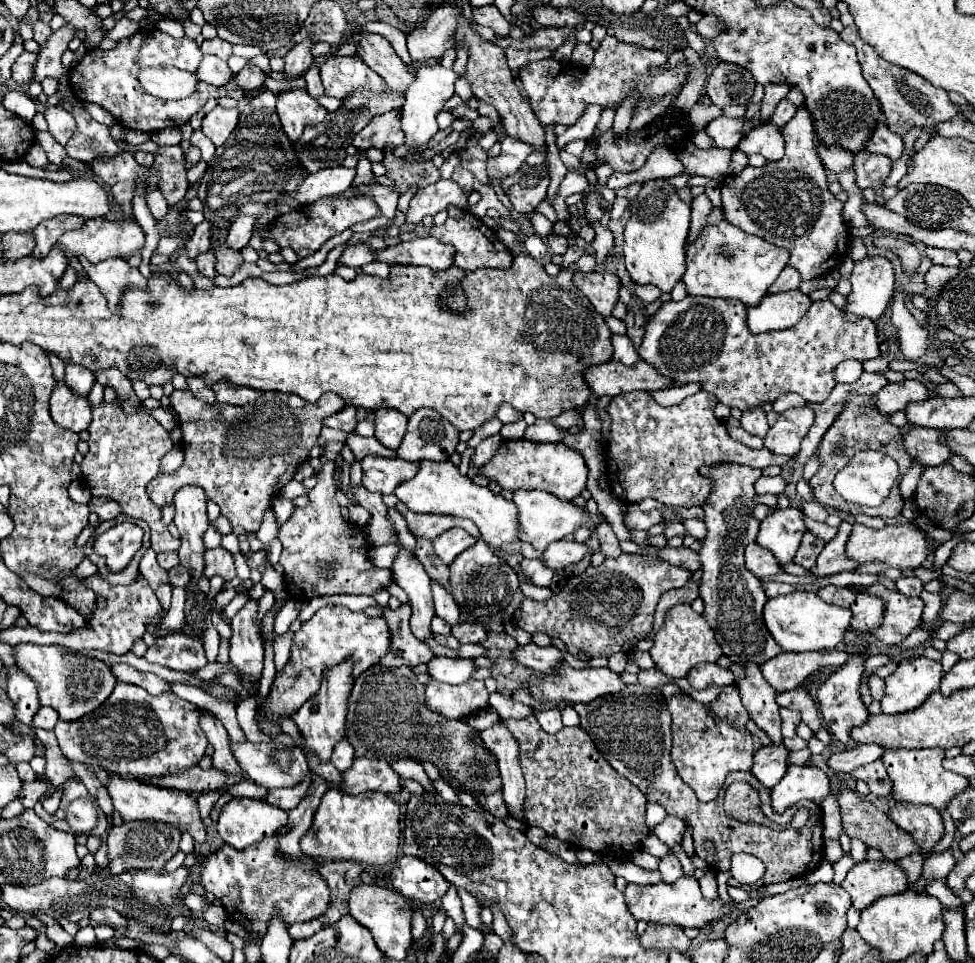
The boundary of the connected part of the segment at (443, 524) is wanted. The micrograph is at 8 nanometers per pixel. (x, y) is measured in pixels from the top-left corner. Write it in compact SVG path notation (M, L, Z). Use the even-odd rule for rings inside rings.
M398 503L396 509L400 511L400 515L404 515L408 529L414 536L424 537L424 539L433 540L440 533L452 529L452 527L462 527L466 529L470 535L474 535L476 539L480 539L480 531L472 521L462 521L458 517L438 517L438 515L420 515L414 513L410 509L406 509L404 503Z

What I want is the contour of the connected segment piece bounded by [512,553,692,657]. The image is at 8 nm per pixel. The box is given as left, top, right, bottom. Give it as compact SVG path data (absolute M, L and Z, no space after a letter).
M622 553L618 559L604 559L600 567L588 567L580 577L570 577L548 601L524 597L512 619L532 635L546 633L562 639L572 655L584 651L592 657L610 657L622 651L624 641L650 633L658 599L670 589L684 587L690 577L688 569L674 567L664 559Z

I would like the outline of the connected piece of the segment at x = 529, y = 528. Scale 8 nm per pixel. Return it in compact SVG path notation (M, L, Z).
M516 491L514 493L514 503L518 505L520 511L520 521L522 521L522 541L532 543L536 551L546 551L546 547L554 541L560 541L572 533L576 533L580 527L586 527L590 531L596 531L602 523L608 519L602 513L588 513L584 507L574 505L572 501L564 501L554 497L552 493L546 491Z

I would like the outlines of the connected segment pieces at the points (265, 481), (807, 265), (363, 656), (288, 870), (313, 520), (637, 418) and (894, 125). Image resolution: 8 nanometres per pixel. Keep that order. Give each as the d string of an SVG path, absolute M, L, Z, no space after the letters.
M188 389L170 395L170 407L178 415L182 429L184 463L168 473L158 473L146 493L154 505L170 505L172 497L184 485L202 487L206 499L220 505L222 515L232 527L256 533L271 499L291 481L298 465L308 457L322 429L322 419L344 409L336 393L322 395L316 403L306 403L290 393L264 393L250 405L234 407L226 403L206 405Z
M804 107L798 109L782 133L786 137L786 155L782 159L760 169L746 167L740 175L722 181L722 211L742 231L786 247L790 251L788 265L798 269L806 281L840 267L848 255L848 227L842 217L844 203L828 189L826 171L814 147L812 121Z
M328 605L318 609L314 617L304 621L302 629L294 633L290 661L276 673L268 697L258 705L258 729L268 737L284 735L280 725L274 723L272 717L292 717L292 713L296 713L308 699L318 693L324 673L330 667L344 663L346 659L352 659L356 663L356 671L352 671L352 677L358 677L372 665L378 665L380 659L388 653L390 643L392 633L384 617L366 617L362 611L354 613L342 605Z
M276 837L244 850L222 845L218 853L204 859L202 885L224 903L228 919L244 925L256 939L264 933L274 907L280 907L284 921L290 925L320 917L326 911L330 897L330 889L318 875L314 859L302 857L300 861L286 861L278 857Z
M322 457L322 471L318 473L318 483L310 491L308 499L310 503L304 509L296 509L294 515L282 525L278 539L282 541L282 555L280 565L286 573L286 585L290 593L304 595L304 601L318 597L318 595L334 595L334 593L346 593L346 595L372 595L374 591L386 589L392 583L392 571L380 569L368 559L368 549L372 547L364 527L356 527L350 521L346 521L340 513L340 505L336 501L336 487L334 487L334 463L326 461Z
M698 391L686 399L682 399L678 405L662 407L658 405L648 393L622 393L612 399L608 413L612 417L612 439L606 449L606 461L608 461L608 479L612 493L624 501L624 503L638 503L646 497L652 497L664 505L704 505L710 493L710 479L702 477L698 473L698 467L702 465L714 465L714 463L737 463L764 469L768 465L780 465L784 467L792 457L772 453L770 449L750 449L738 441L734 441L728 435L728 429L722 421L716 419L714 407L718 405L718 399L712 393Z
M856 25L846 27L840 33L840 37L846 43L852 43L858 49L858 61L862 65L862 73L864 73L868 85L872 87L874 95L878 97L878 101L882 105L882 111L886 115L888 129L892 133L904 137L910 129L920 127L924 133L928 133L930 137L934 137L938 123L948 121L948 119L952 119L952 117L958 115L958 107L950 101L948 91L934 87L930 81L926 81L924 77L916 75L914 71L908 71L904 67L898 67L898 65L892 65L890 61L886 61L882 55L876 53L876 49L870 43L862 41Z

